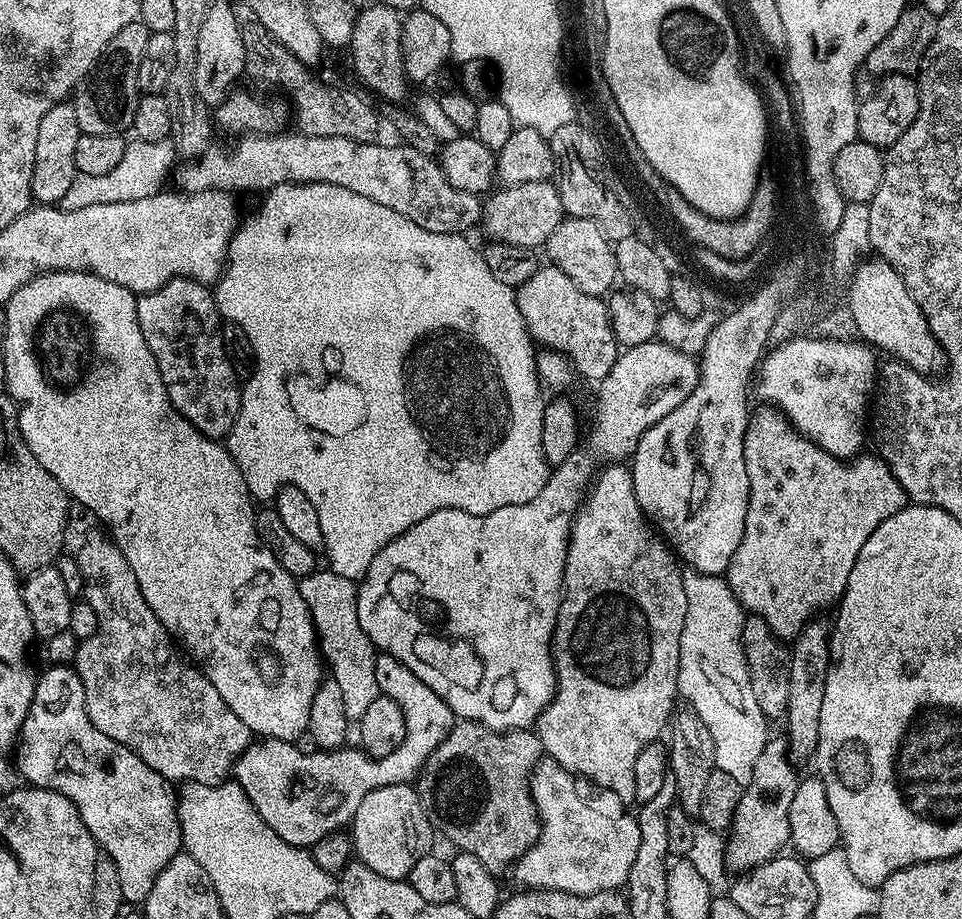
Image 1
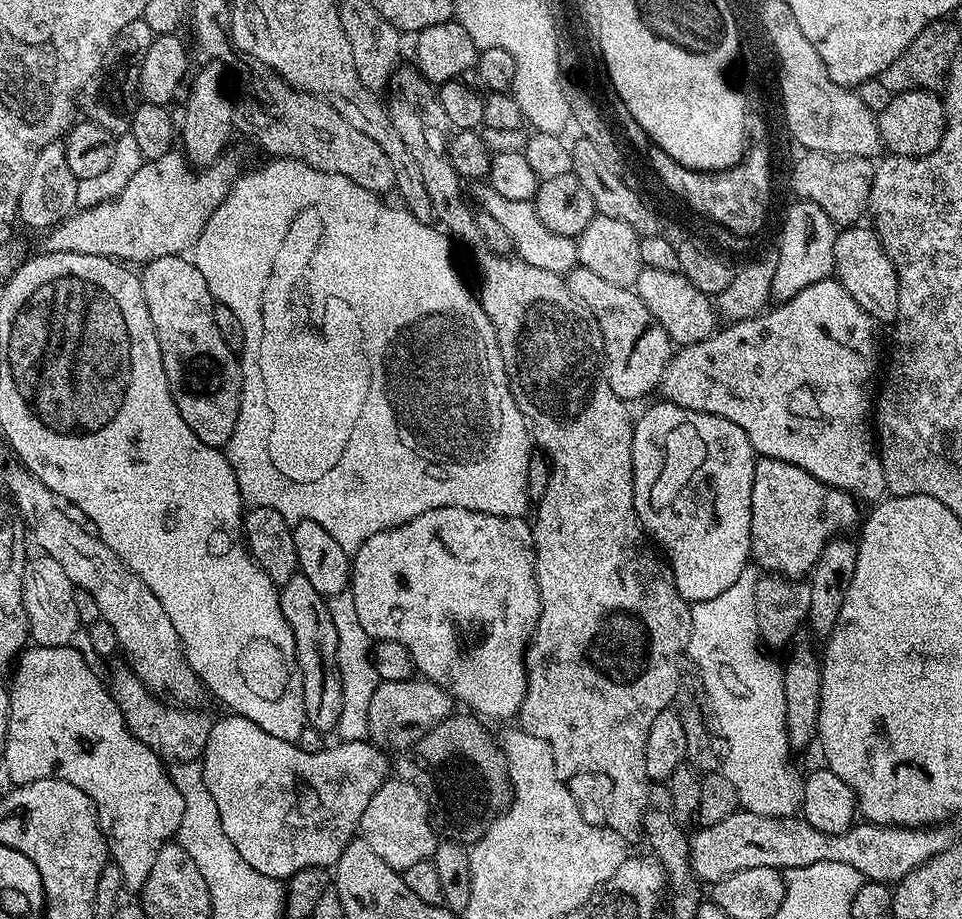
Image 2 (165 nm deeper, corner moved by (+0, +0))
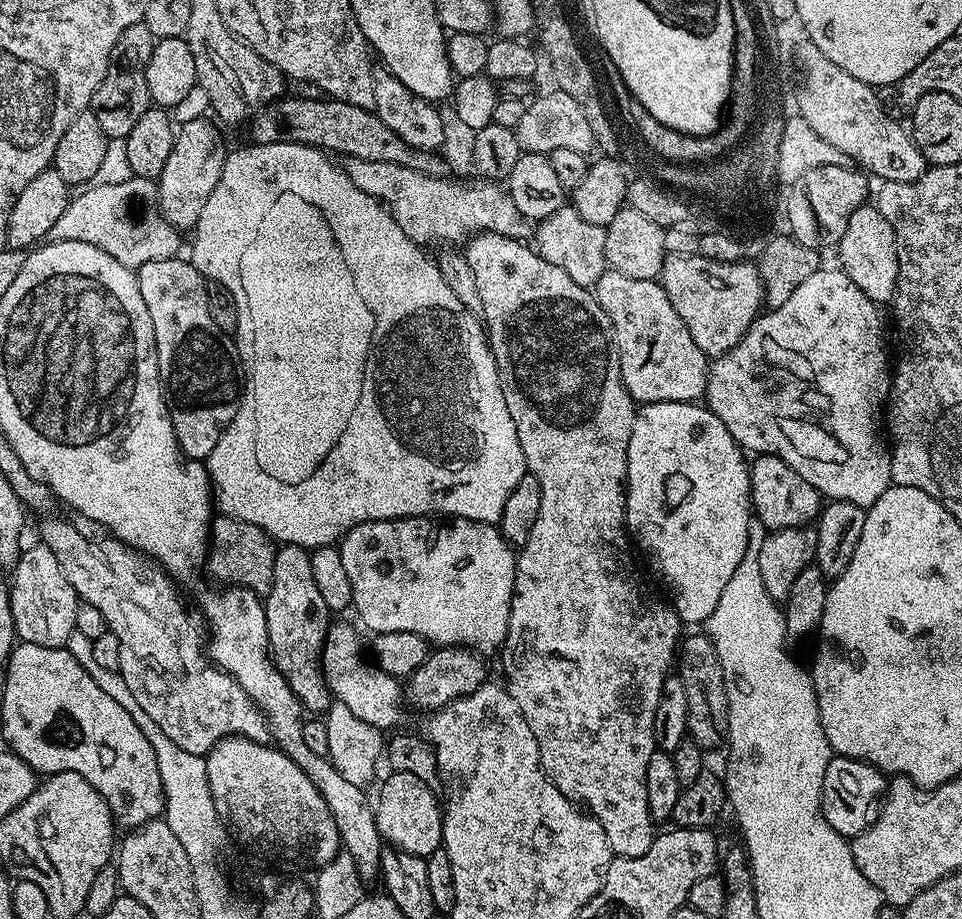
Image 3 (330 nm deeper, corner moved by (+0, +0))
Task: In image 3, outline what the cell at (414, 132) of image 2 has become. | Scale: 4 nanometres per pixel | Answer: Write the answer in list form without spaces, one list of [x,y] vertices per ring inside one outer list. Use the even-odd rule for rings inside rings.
[[[478,232],[467,241],[463,249],[478,286],[478,295],[482,298],[482,324],[494,354],[502,398],[506,398],[506,410],[510,410],[510,418],[514,418],[527,471],[538,478],[542,486],[542,510],[538,510],[538,522],[534,522],[534,530],[530,530],[530,538],[516,558],[510,622],[503,645],[499,649],[500,660],[504,663],[504,676],[508,679],[506,687],[510,698],[518,702],[518,710],[522,710],[522,718],[526,718],[526,726],[530,726],[534,738],[538,738],[540,766],[544,773],[554,782],[554,786],[558,786],[562,794],[566,794],[568,800],[587,809],[602,826],[602,830],[606,830],[606,842],[610,842],[613,857],[638,858],[646,854],[646,850],[650,850],[654,839],[650,802],[646,802],[646,765],[650,762],[650,754],[658,750],[654,738],[654,710],[658,710],[662,686],[673,671],[674,661],[678,656],[682,625],[675,607],[669,601],[667,604],[666,601],[659,600],[644,585],[643,578],[632,569],[632,548],[628,545],[630,533],[626,527],[624,498],[628,482],[628,447],[638,404],[622,383],[620,359],[616,353],[610,322],[589,289],[578,286],[578,282],[574,282],[574,278],[570,278],[566,270],[550,266],[550,262],[546,262],[546,258],[542,258],[535,247],[528,245],[527,248],[526,245],[527,243],[512,240],[497,232]]]

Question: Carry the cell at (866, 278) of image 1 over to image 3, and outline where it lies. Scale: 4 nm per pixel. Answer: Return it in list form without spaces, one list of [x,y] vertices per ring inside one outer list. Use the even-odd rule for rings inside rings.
[[[864,203],[861,208],[854,210],[846,222],[846,230],[838,245],[840,251],[839,267],[848,275],[850,282],[866,294],[877,306],[884,306],[891,301],[896,293],[898,278],[898,254],[894,230],[886,218],[871,203]]]

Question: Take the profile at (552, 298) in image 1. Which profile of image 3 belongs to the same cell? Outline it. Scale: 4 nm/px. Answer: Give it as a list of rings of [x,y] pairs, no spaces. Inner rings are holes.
[[[606,270],[594,286],[594,295],[612,327],[622,383],[633,400],[645,405],[671,400],[696,402],[704,396],[710,358],[698,350],[698,342],[690,338],[686,322],[678,318],[660,283]]]

